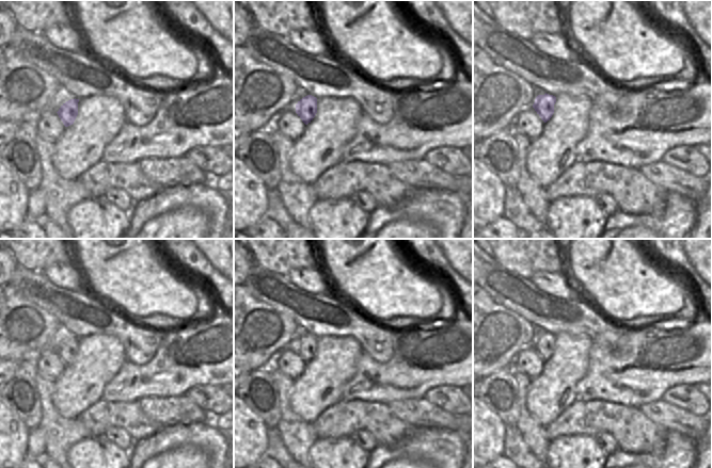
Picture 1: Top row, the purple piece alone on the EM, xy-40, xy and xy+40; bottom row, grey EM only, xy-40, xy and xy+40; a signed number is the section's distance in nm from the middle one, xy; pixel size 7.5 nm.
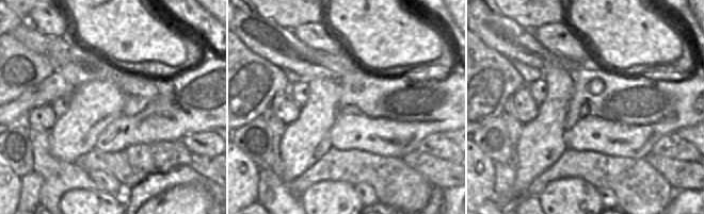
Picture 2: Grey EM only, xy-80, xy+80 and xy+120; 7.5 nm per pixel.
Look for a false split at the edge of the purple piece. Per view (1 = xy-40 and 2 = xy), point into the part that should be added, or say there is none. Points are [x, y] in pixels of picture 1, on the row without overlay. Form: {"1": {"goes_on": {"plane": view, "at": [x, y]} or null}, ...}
{"1": {"goes_on": null}, "2": {"goes_on": null}}

